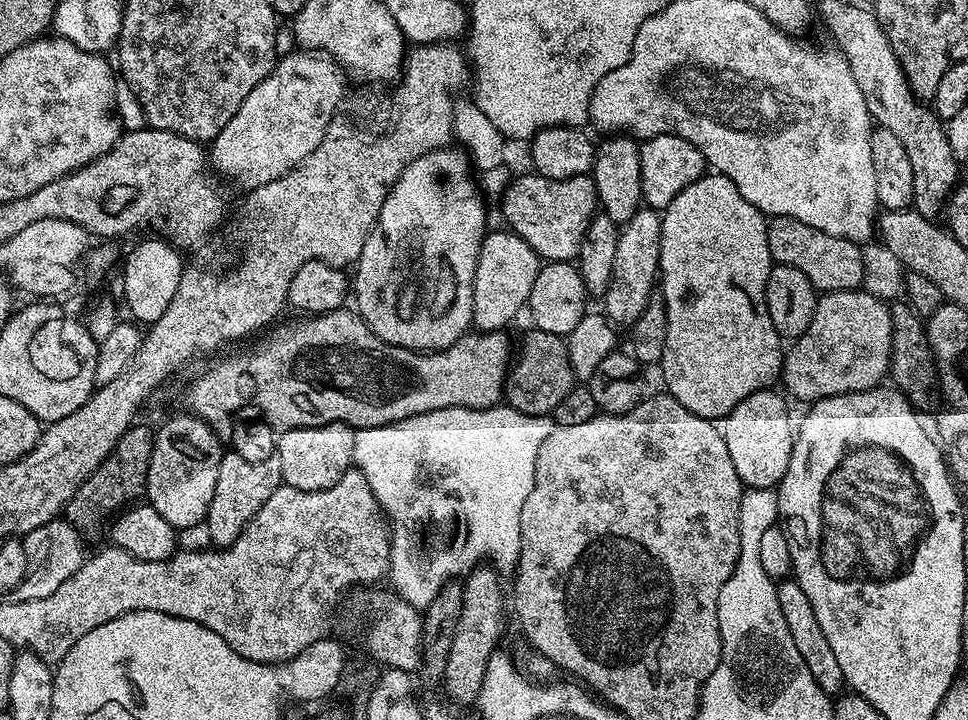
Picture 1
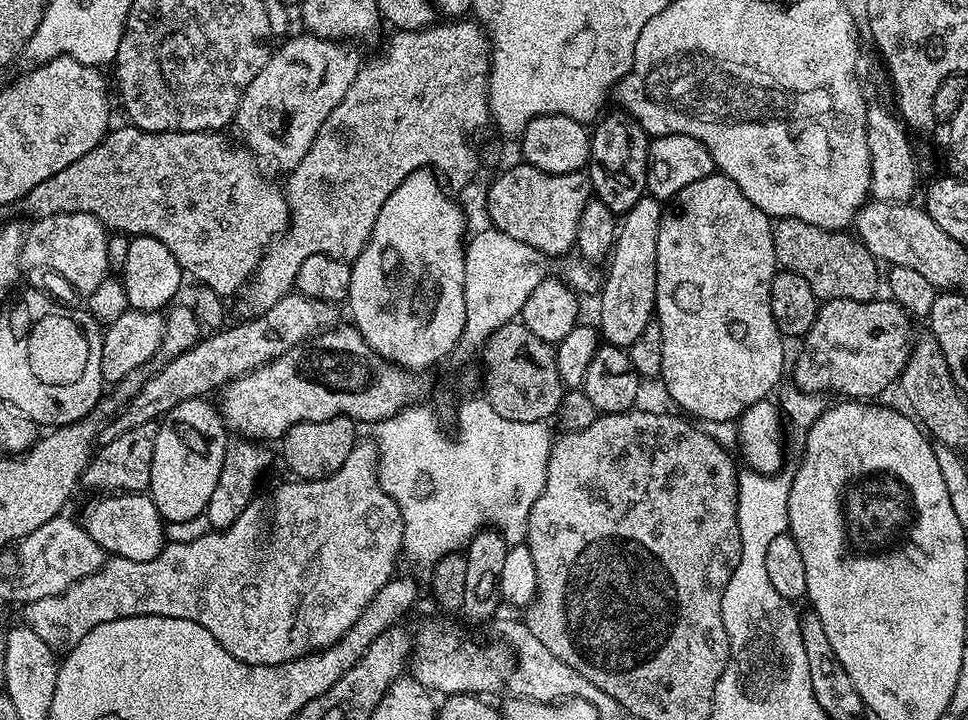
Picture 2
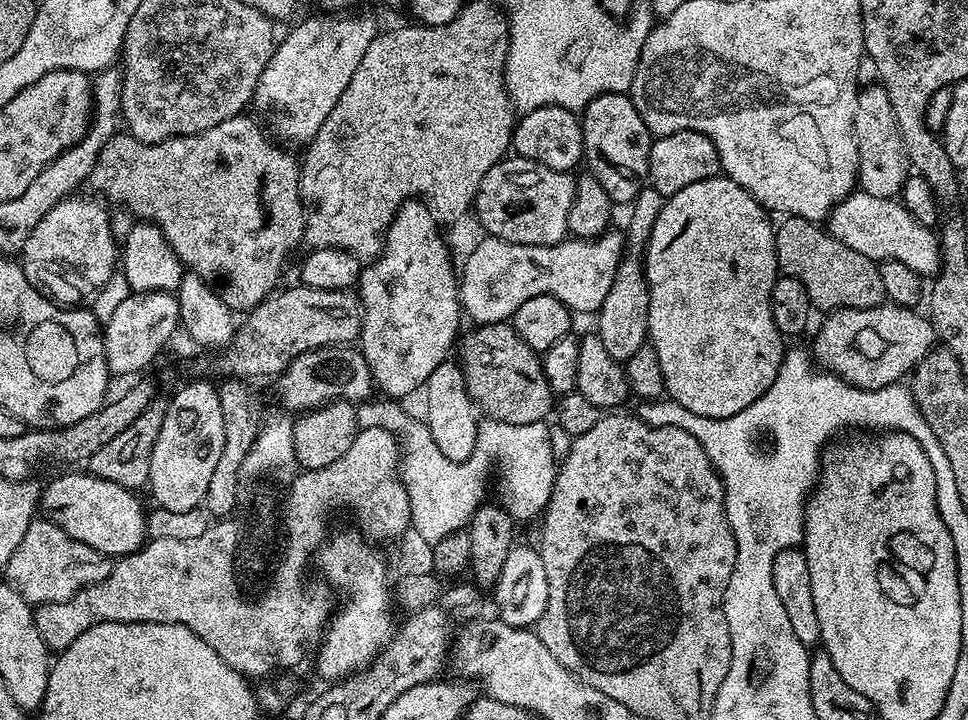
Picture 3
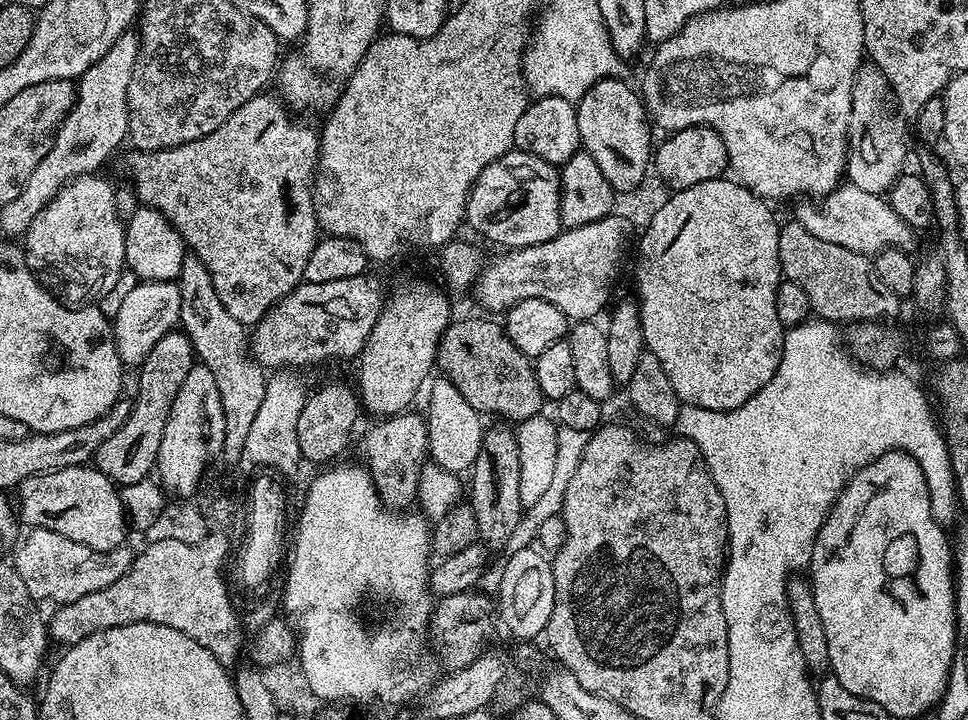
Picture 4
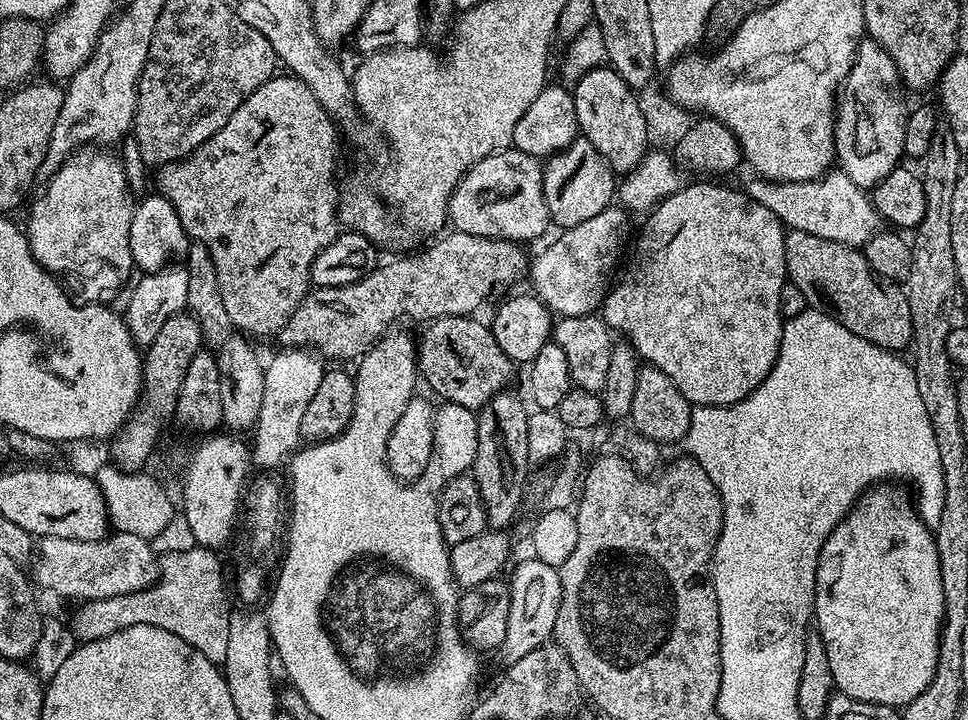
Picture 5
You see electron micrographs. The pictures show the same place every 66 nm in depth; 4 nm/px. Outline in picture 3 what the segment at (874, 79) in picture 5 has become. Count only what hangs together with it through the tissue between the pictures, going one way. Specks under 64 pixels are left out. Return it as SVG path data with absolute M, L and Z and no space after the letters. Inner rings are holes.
M873 82L869 88L861 87L856 93L854 130L858 142L859 191L874 194L874 198L896 198L904 191L904 183L910 175L908 151L904 149L902 134L890 106L890 94L884 85Z

